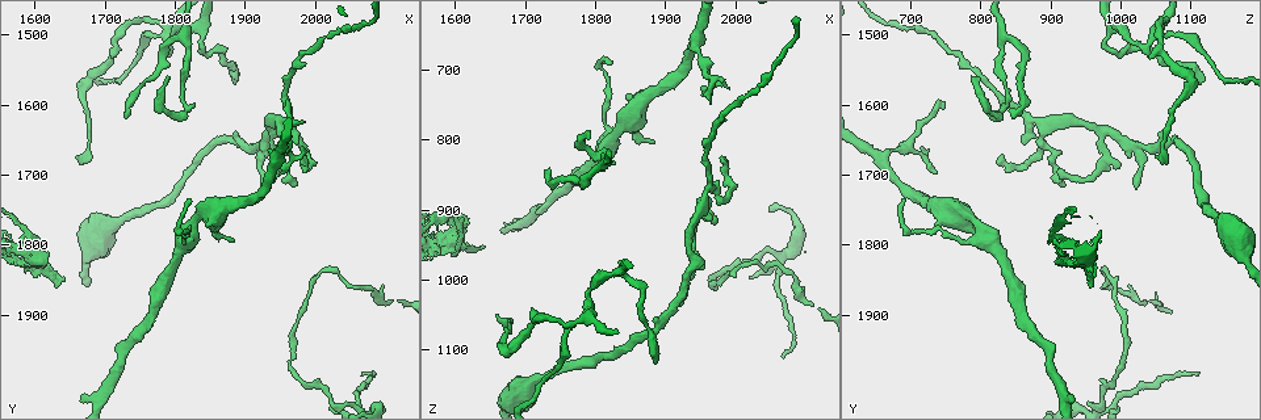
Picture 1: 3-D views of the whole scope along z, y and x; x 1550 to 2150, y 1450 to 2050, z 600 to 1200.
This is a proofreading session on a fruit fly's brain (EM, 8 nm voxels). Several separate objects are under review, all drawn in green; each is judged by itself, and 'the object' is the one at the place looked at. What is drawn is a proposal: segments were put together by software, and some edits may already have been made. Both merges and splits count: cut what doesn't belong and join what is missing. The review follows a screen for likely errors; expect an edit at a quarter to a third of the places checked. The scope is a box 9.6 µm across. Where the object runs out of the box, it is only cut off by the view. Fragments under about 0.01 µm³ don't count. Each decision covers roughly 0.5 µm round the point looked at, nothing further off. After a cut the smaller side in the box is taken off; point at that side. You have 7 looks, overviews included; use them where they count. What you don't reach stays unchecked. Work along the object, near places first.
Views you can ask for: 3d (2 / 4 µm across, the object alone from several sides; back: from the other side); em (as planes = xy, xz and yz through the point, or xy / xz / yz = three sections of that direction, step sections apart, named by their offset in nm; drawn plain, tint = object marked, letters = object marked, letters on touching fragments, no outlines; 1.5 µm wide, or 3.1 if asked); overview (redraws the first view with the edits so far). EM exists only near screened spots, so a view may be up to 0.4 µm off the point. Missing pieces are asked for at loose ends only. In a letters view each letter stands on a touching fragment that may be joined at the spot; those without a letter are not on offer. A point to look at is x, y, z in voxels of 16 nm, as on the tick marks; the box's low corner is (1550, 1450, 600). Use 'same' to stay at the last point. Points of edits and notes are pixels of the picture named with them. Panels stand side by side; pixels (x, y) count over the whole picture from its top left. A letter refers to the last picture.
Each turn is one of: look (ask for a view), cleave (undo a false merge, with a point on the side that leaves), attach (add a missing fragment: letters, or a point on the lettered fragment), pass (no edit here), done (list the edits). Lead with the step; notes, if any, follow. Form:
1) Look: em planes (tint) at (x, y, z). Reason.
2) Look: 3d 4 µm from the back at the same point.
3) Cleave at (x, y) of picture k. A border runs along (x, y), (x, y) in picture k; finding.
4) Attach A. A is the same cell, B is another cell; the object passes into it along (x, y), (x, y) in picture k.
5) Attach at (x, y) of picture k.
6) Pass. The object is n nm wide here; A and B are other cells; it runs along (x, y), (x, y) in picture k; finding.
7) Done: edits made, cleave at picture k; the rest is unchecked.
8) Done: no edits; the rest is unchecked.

Look: 3d 2 µm at (1970, 1715, 925). Branch stops here.

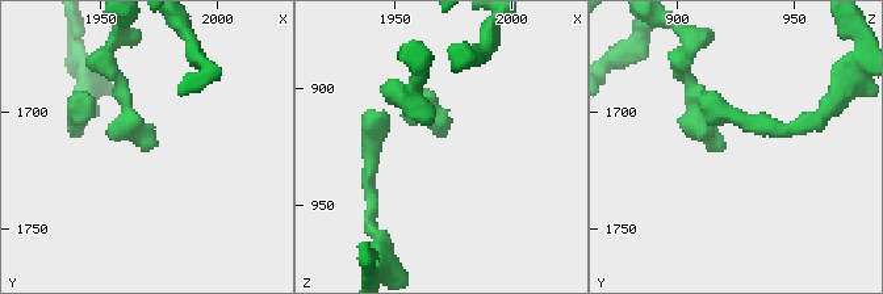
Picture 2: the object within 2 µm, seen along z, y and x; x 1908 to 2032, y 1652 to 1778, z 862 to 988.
Look: em xy step 8 (tint) at (1971, 1716, 920). Now the EM.

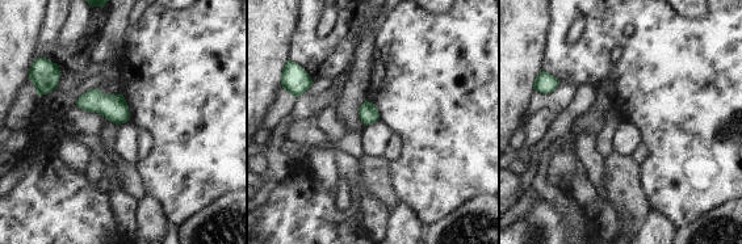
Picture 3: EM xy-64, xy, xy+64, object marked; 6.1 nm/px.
Look: em xz step 8 (letters) at the same point.

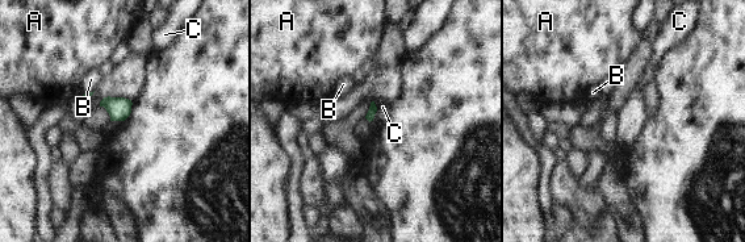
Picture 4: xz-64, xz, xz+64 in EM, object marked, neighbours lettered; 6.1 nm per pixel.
Pass. A, B and C are other cells; a border runs along (375, 101), (375, 116), (369, 121) in picture 4; no lettered fragment goes on from it.

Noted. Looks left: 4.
Look: 3d 4 µm at (1815, 1600, 835). Sharp bend.

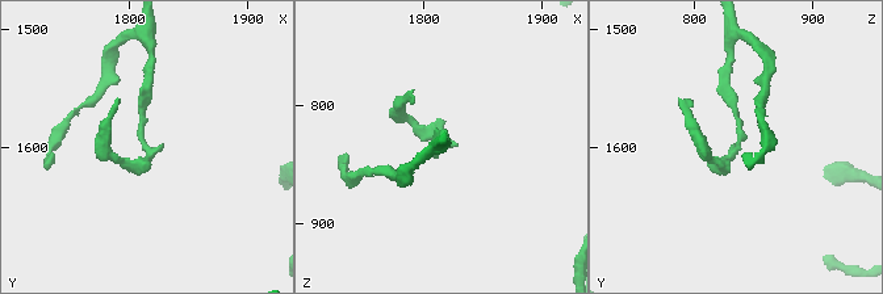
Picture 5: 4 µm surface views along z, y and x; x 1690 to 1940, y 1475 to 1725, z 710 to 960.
Look: em planes (tint) at (1814, 1598, 836). Shape alone is not enough.

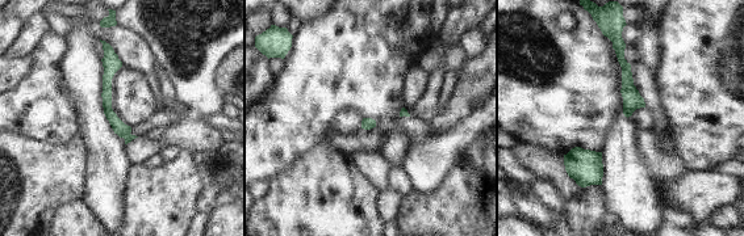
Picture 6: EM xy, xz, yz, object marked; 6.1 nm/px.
Look: em planes (letters) at the same point.

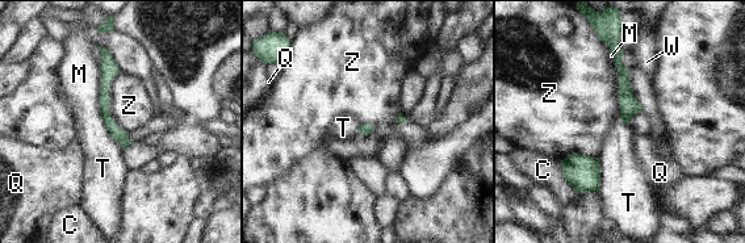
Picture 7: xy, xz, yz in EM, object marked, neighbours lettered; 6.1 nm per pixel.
Pass. The object is 80 nm wide here; C, M, Q, T, W and Z are other cells; a border runs along (118, 70), (109, 116), (128, 133) in picture 7; one neuron here.

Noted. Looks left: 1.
Done: no edits; the rest is unchecked.

